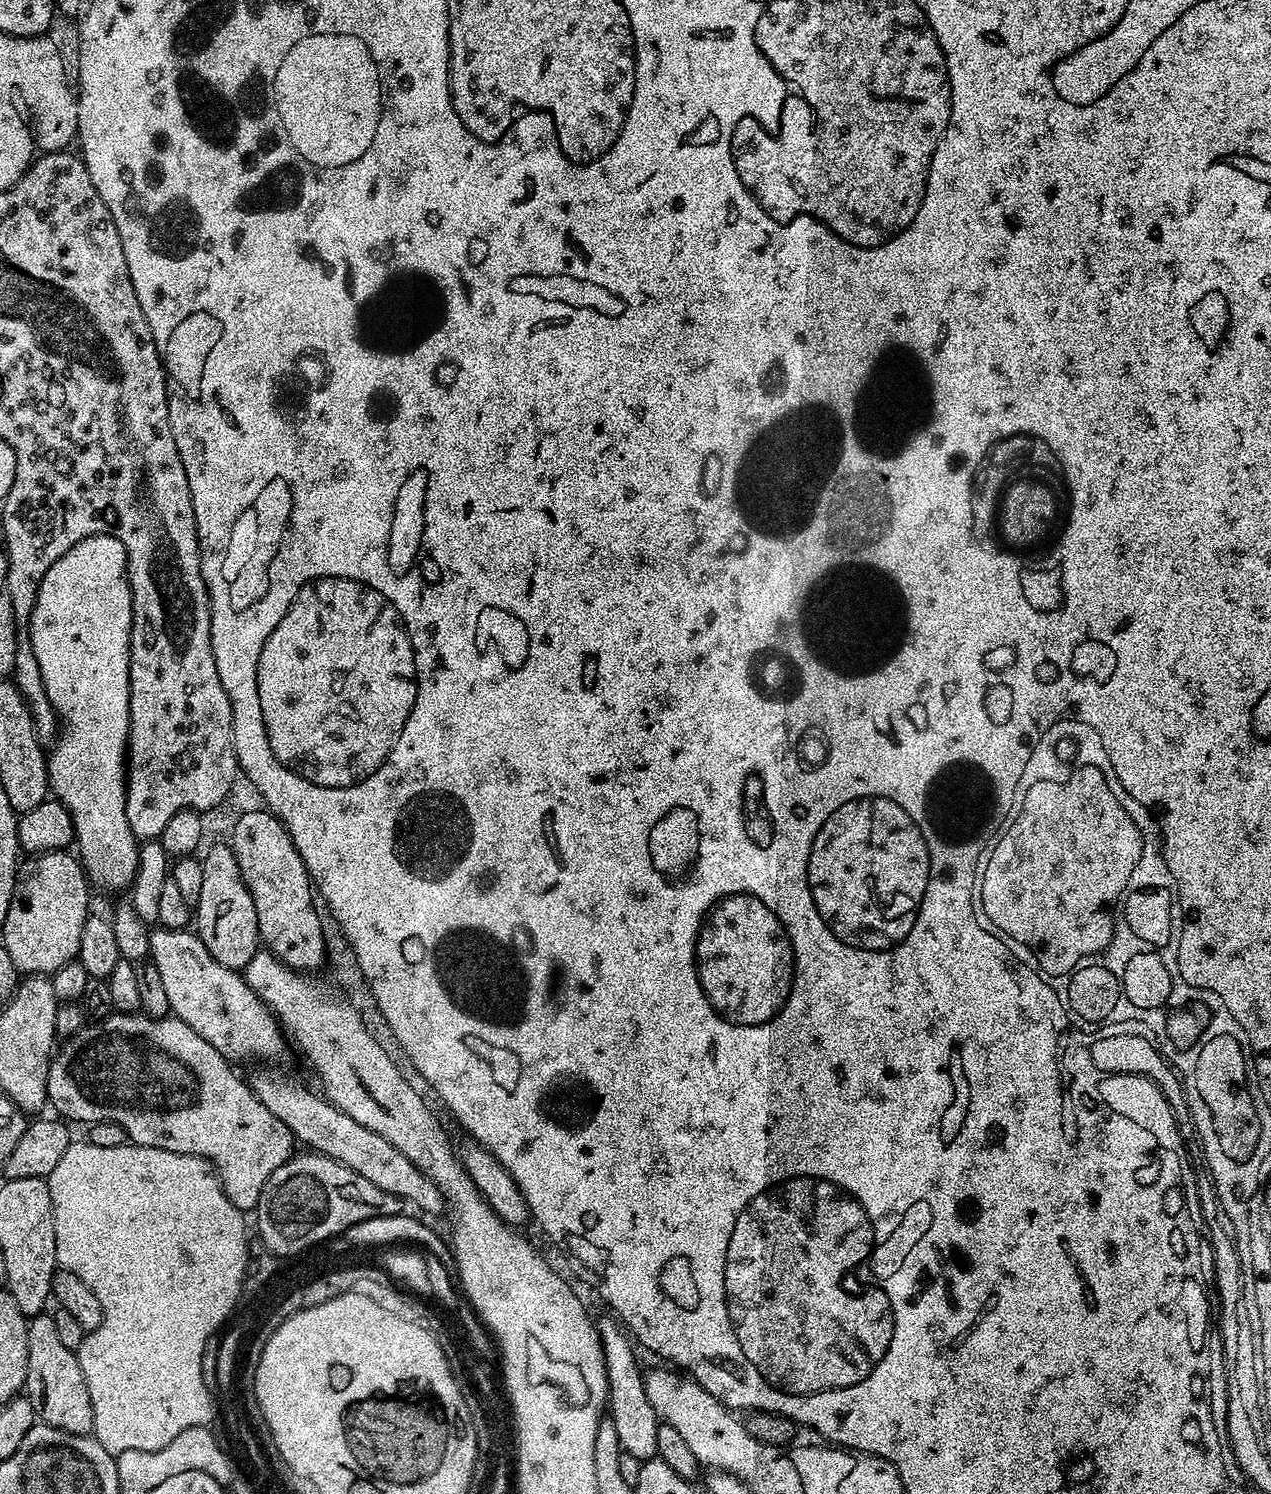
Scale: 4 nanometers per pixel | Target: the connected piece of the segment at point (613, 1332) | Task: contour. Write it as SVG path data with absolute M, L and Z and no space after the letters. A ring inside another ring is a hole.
M615 1319L599 1321L598 1331L600 1345L604 1347L604 1369L608 1375L606 1412L618 1433L620 1451L642 1462L651 1460L658 1450L658 1426L661 1421L656 1418L654 1406L650 1406L650 1398L646 1394L646 1380L642 1375L642 1368L640 1372L639 1362L636 1361L637 1349L629 1333Z

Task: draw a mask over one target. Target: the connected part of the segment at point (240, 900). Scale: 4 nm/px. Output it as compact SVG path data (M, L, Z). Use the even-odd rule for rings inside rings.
M224 842L213 844L216 845L202 856L202 894L198 894L198 902L194 905L194 931L222 966L243 970L262 948L258 910L254 910L254 898L250 898L250 890L246 890L246 882L242 882L242 870L238 868L238 858L231 847Z

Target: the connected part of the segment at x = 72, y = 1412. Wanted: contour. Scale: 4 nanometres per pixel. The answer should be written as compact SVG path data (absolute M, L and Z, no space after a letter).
M41 1314L28 1320L28 1357L26 1358L26 1382L24 1392L28 1401L38 1410L41 1421L55 1428L64 1428L79 1436L92 1432L94 1406L90 1402L90 1390L86 1390L86 1378L82 1366L78 1366L75 1351L67 1348L54 1326L54 1315Z

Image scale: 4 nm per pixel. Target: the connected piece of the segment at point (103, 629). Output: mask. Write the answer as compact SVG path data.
M105 534L102 536L87 536L82 538L62 558L58 558L46 570L38 588L38 598L34 602L34 610L28 619L26 630L30 634L30 646L34 650L34 658L38 658L38 666L42 670L42 686L46 686L46 698L51 702L58 721L58 735L47 753L48 787L51 795L70 810L72 825L76 831L74 848L78 859L84 866L84 871L91 883L100 888L124 888L131 885L138 866L140 844L136 835L130 830L130 818L126 816L126 794L128 793L128 735L130 734L130 650L132 649L132 591L128 585L128 559L126 546L117 536Z

